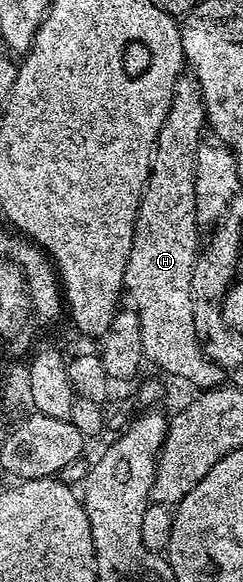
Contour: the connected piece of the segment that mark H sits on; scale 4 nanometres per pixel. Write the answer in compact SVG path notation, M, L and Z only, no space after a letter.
M180 77L175 86L173 100L169 108L169 116L165 116L165 124L161 124L159 135L155 141L155 151L151 153L151 171L139 201L139 211L135 217L135 231L131 241L131 251L127 257L127 267L123 277L123 289L126 297L131 297L130 309L139 318L139 332L143 345L143 357L152 362L159 370L164 370L171 378L191 378L196 391L217 390L224 385L224 367L204 357L203 350L195 336L191 321L191 272L195 256L201 248L201 227L194 218L194 178L195 157L201 143L199 133L205 130L203 100L199 97L199 89L190 77Z

